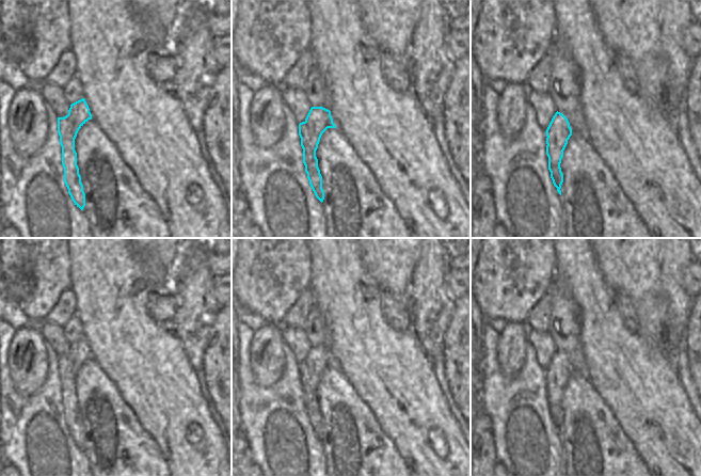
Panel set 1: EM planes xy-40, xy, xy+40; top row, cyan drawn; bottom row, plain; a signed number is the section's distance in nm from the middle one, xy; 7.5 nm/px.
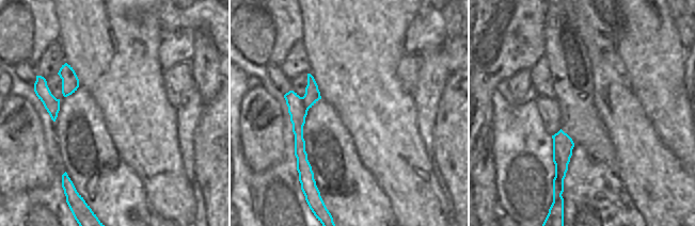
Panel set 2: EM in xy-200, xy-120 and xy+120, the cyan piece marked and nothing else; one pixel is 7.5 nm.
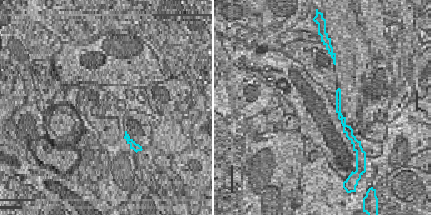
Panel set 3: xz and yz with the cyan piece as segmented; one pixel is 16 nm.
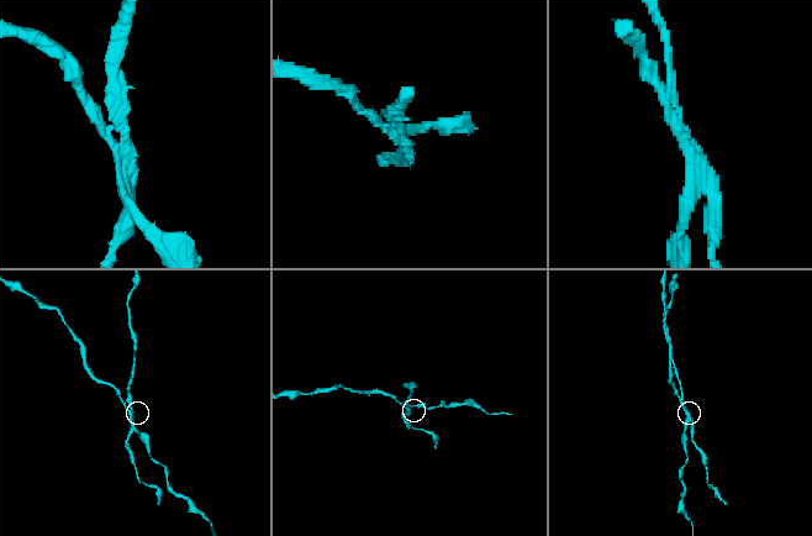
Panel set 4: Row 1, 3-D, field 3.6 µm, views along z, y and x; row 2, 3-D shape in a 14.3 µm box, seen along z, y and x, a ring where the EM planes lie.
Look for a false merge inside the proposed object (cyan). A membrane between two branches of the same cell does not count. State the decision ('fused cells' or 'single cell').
fused cells

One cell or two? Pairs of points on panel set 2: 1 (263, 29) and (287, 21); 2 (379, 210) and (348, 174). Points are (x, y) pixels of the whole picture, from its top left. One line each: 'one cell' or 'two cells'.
1: two cells
2: one cell

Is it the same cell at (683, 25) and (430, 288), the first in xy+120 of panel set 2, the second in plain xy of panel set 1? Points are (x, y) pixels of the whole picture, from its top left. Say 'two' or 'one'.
two

